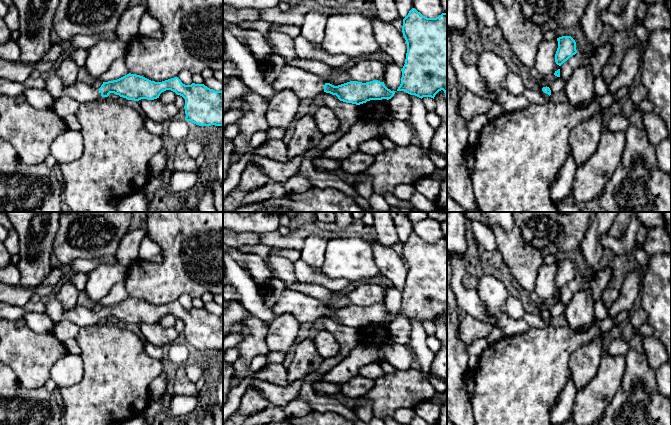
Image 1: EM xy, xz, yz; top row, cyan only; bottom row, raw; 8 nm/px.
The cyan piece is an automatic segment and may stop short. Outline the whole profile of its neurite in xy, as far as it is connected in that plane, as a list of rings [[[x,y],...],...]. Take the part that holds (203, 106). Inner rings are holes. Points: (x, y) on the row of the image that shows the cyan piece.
[[[49,72],[44,78],[52,102],[69,97],[82,104],[98,100],[101,96],[108,97],[110,93],[134,101],[154,100],[162,92],[171,90],[185,99],[186,121],[199,126],[223,126],[223,89],[215,91],[204,84],[195,83],[185,85],[178,77],[155,82],[131,73],[117,80],[103,82],[100,88],[78,80],[67,86],[54,72]]]

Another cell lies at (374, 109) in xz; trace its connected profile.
[[[370,100],[360,104],[360,120],[367,121],[374,119],[380,121],[391,116],[388,105],[381,103],[379,100]]]

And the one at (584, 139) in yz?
[[[602,109],[570,132],[568,143],[577,167],[595,153],[604,127],[604,109]]]

